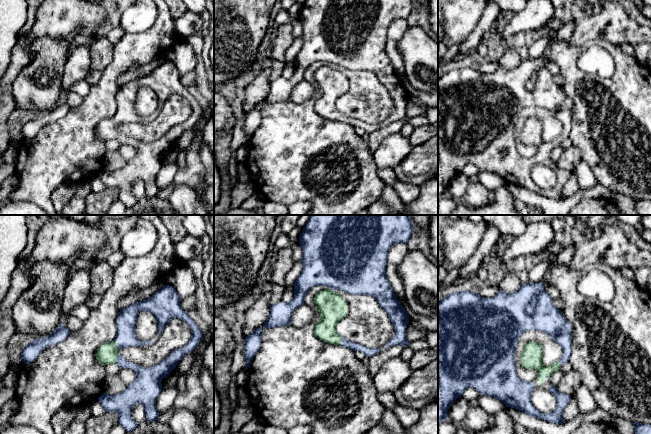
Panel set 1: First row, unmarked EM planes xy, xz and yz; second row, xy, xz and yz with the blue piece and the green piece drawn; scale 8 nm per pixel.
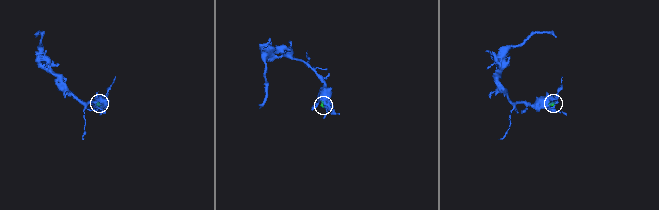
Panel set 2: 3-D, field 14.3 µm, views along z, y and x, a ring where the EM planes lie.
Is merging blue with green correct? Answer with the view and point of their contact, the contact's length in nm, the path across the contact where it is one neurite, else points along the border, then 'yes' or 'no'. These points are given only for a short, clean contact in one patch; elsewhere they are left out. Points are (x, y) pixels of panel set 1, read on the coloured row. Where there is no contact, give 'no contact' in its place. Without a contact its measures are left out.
contact xy (117, 345); length 90 nm; yes

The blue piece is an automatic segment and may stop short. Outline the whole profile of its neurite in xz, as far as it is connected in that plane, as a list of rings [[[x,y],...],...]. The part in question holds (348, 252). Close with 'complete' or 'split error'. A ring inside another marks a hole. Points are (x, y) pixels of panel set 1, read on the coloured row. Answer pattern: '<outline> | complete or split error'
[[[311,215],[299,237],[303,250],[303,269],[294,284],[294,297],[290,302],[270,306],[270,314],[262,329],[255,329],[245,338],[244,353],[248,369],[261,346],[261,332],[265,328],[291,325],[291,315],[304,304],[304,298],[314,286],[340,289],[353,295],[373,296],[388,314],[395,335],[385,348],[395,345],[409,346],[406,328],[409,315],[397,300],[386,277],[388,251],[395,243],[407,243],[413,233],[413,223],[408,215]]] | complete

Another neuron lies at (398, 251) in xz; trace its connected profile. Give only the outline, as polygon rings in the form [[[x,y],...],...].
[[[395,243],[388,251],[388,259],[386,262],[386,277],[401,305],[405,303],[404,286],[397,273],[397,266],[402,262],[408,252],[409,250],[405,243]]]

